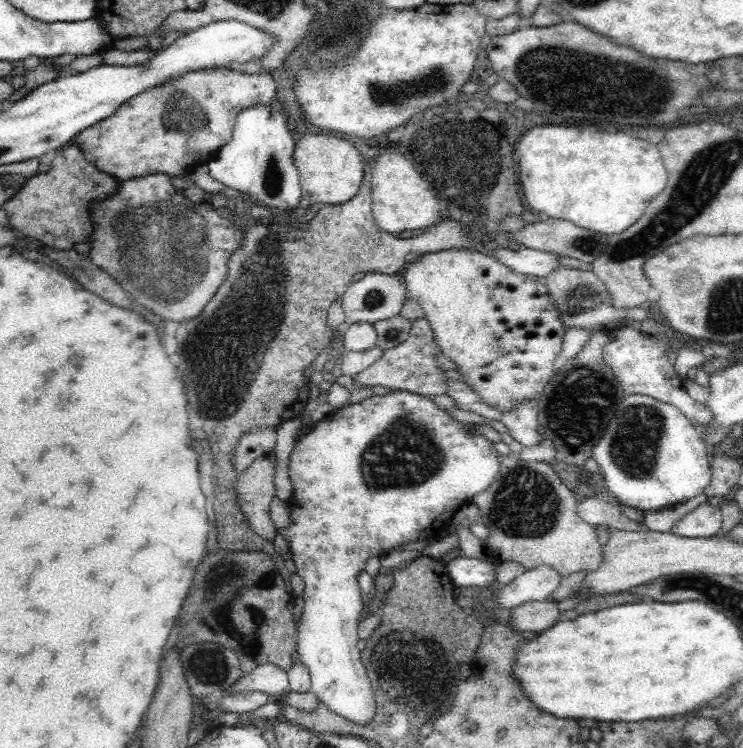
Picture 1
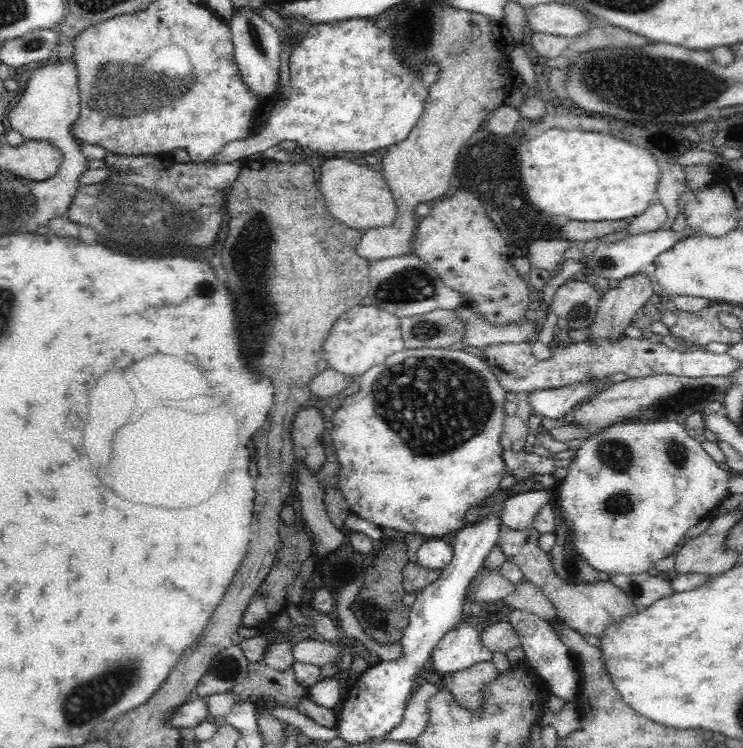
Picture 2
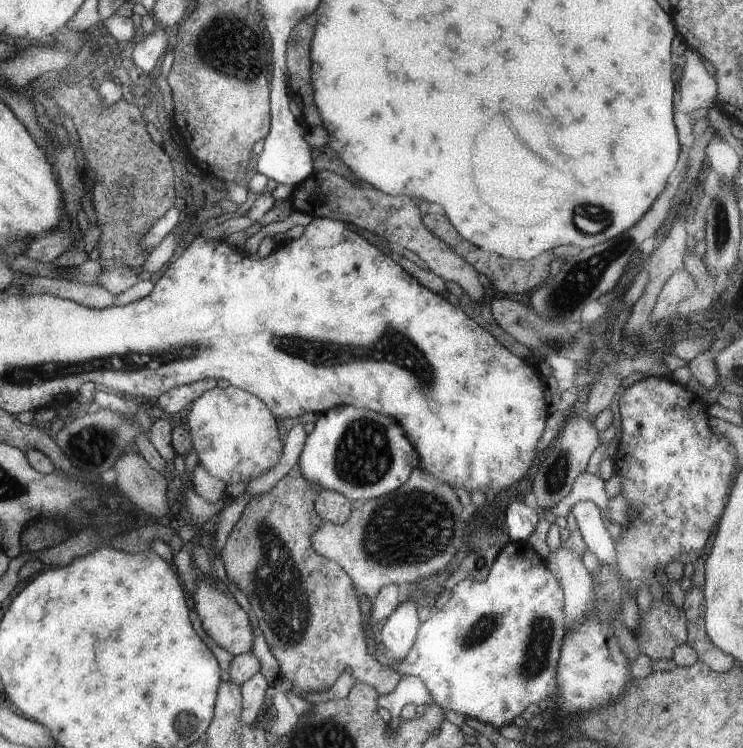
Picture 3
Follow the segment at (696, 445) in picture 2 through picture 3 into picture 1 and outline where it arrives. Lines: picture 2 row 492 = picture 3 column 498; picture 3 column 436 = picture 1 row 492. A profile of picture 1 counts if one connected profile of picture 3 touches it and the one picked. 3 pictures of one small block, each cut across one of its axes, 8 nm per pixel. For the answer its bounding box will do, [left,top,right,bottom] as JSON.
[592,395,712,513]

